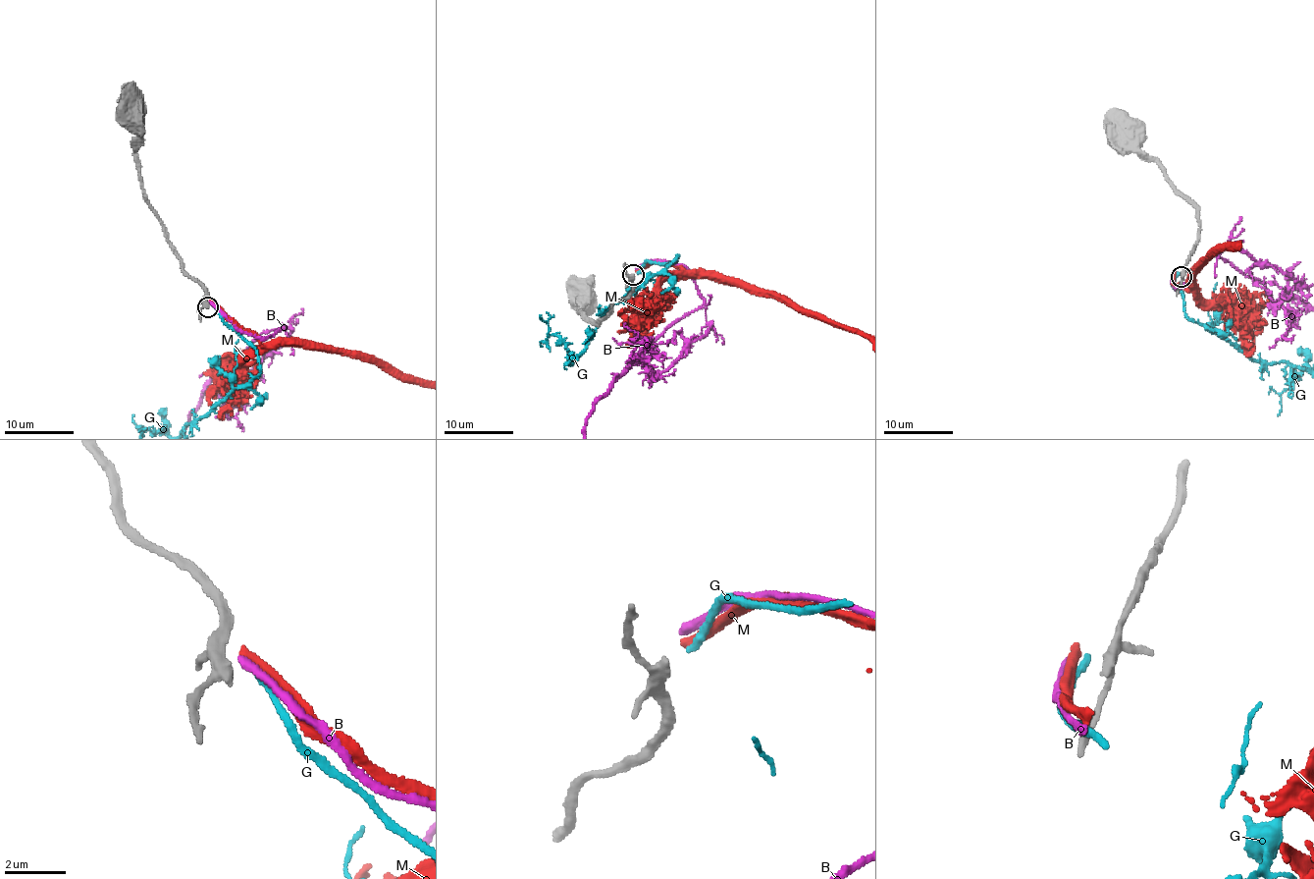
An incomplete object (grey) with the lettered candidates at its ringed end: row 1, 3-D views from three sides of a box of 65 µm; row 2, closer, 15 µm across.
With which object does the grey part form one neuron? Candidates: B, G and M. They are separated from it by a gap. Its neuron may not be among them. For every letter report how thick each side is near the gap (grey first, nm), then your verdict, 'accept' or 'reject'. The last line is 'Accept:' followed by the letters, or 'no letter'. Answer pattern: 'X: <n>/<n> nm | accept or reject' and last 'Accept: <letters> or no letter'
B: 280/280 nm | reject
G: 280/220 nm | reject
M: 280/340 nm | reject
Accept: no letter

